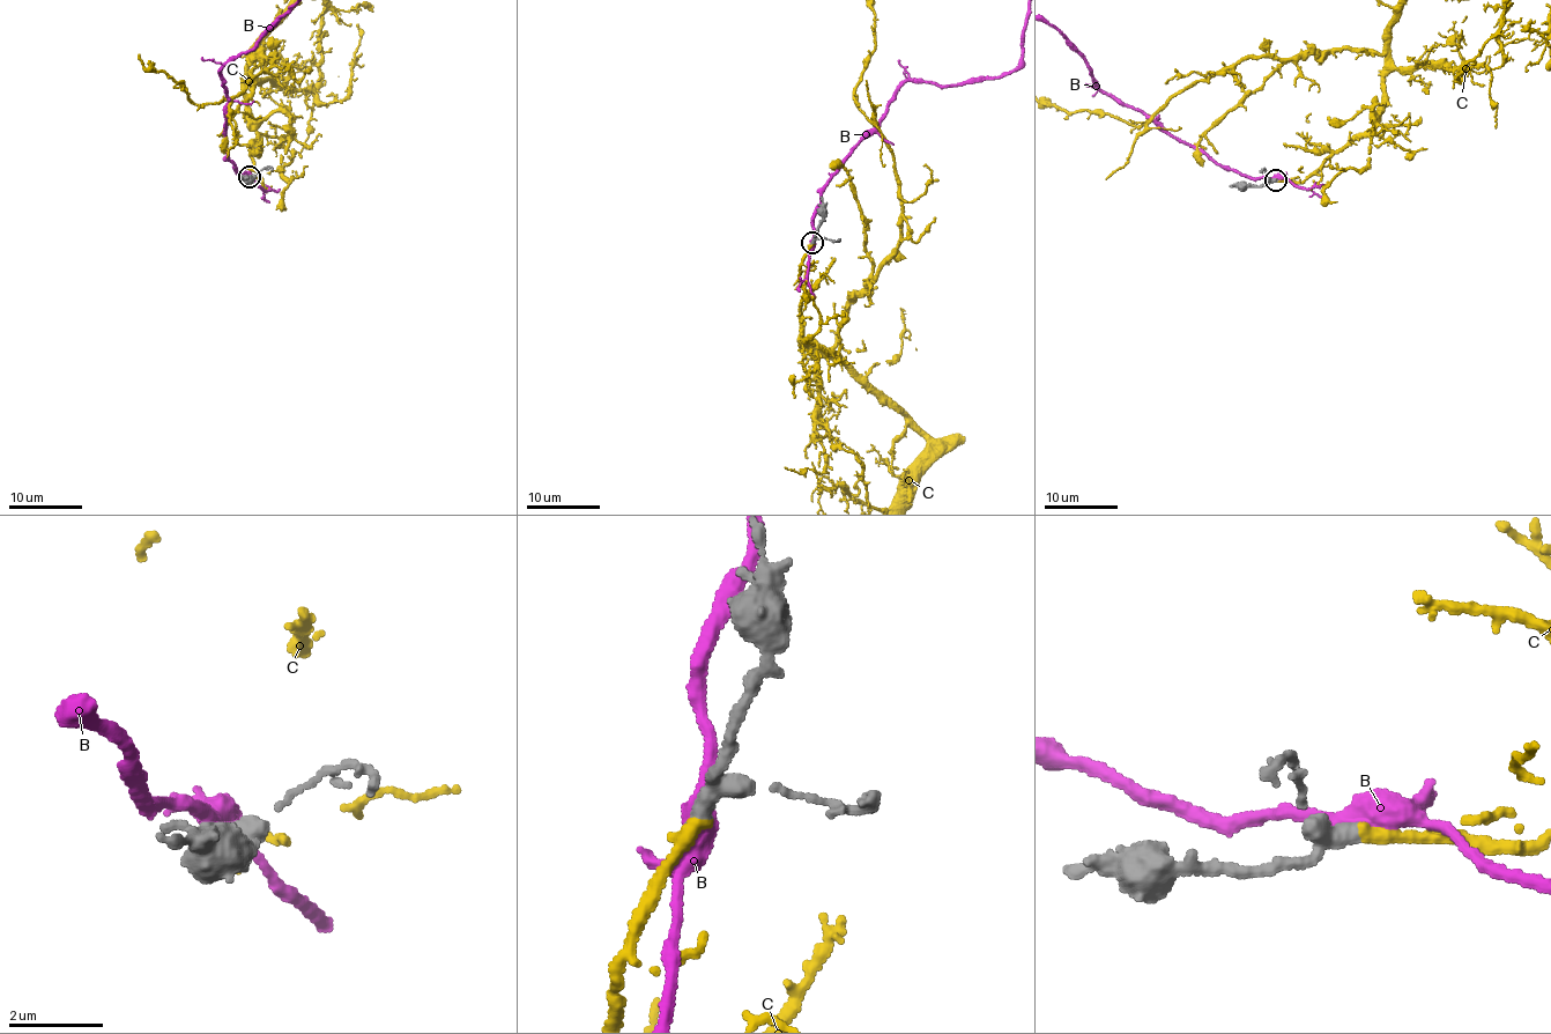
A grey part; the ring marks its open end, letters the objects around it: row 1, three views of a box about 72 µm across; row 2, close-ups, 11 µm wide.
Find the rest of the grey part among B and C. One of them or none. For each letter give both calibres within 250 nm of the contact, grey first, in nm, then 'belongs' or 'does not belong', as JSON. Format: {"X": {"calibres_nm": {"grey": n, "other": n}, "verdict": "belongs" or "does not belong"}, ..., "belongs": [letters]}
{"B": {"calibres_nm": {"grey": 340, "other": 500}, "verdict": "does not belong"}, "C": {"calibres_nm": {"grey": 320, "other": 340}, "verdict": "belongs"}, "belongs": ["C"]}

